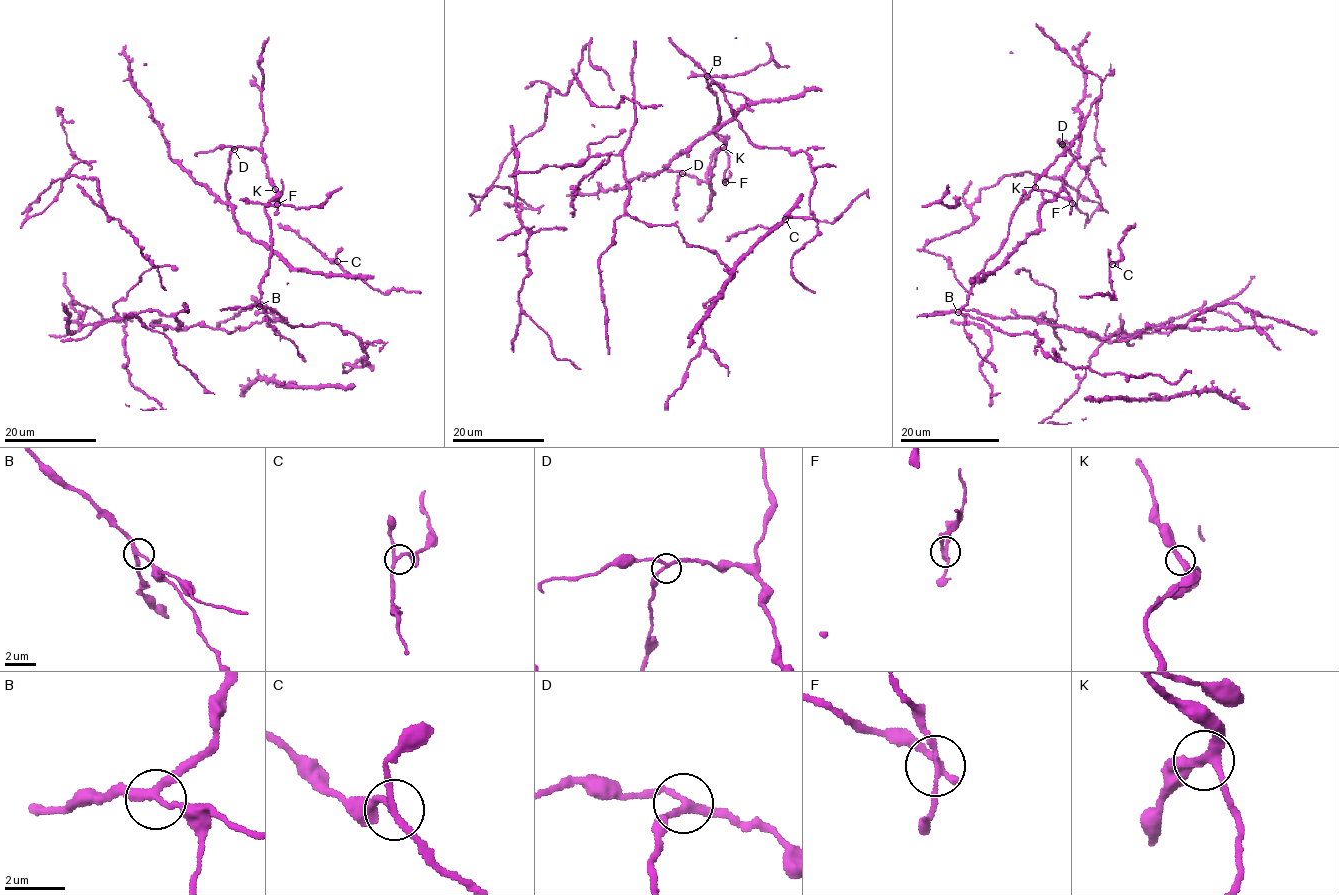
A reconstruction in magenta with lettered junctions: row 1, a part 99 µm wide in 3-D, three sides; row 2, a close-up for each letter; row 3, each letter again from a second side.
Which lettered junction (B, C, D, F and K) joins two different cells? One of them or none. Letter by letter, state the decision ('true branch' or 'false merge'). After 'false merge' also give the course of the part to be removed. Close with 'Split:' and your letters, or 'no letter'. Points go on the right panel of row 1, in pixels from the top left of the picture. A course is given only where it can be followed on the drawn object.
B: true branch
C: true branch
D: true branch
F: false merge; foreign part runs (1072, 203), (1059, 176)
K: true branch
Split: F

